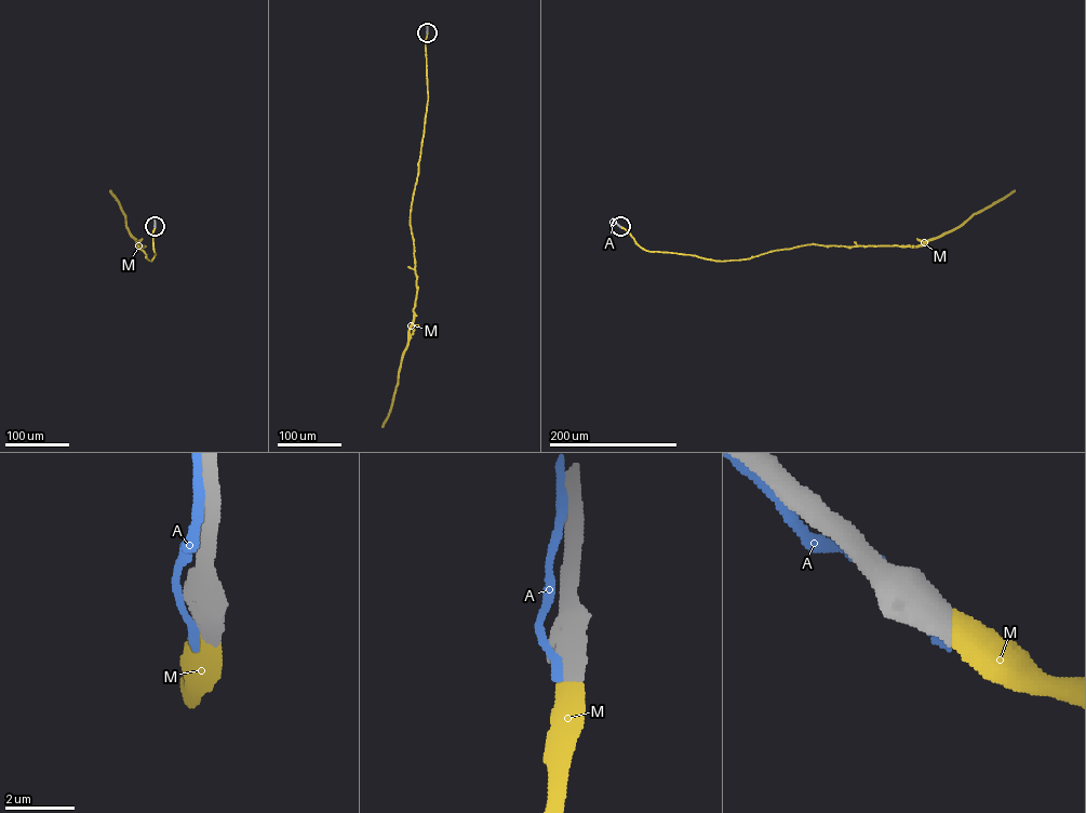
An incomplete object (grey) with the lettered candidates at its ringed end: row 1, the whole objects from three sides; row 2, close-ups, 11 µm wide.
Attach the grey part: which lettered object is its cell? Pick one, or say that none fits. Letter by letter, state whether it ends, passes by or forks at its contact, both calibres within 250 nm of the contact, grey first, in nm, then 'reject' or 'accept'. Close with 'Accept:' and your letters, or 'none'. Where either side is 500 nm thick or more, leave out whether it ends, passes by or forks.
A: 900 nm thick on the grey side, 360 nm on the other; reject
M: 700 nm thick on the grey side, 700 nm on the other; accept
Accept: M

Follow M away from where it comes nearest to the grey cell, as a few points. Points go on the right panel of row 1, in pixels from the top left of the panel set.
M: (620, 226), (646, 251), (716, 261), (748, 258), (808, 244), (902, 247)

